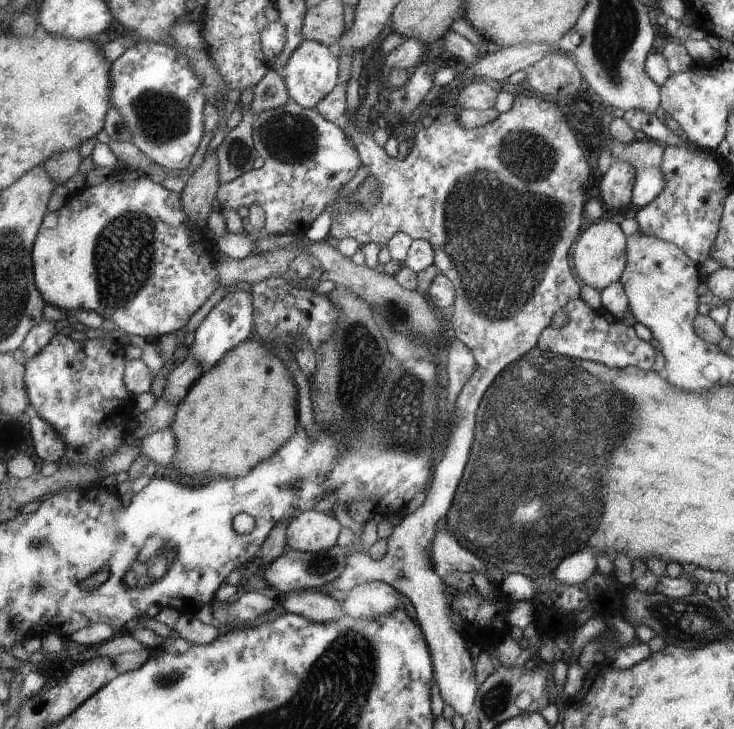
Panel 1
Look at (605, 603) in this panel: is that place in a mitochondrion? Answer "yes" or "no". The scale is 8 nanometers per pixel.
no

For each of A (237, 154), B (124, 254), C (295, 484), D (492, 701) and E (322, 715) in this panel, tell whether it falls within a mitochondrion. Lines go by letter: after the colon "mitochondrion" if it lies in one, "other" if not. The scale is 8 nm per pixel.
A: mitochondrion
B: mitochondrion
C: mitochondrion
D: mitochondrion
E: mitochondrion

